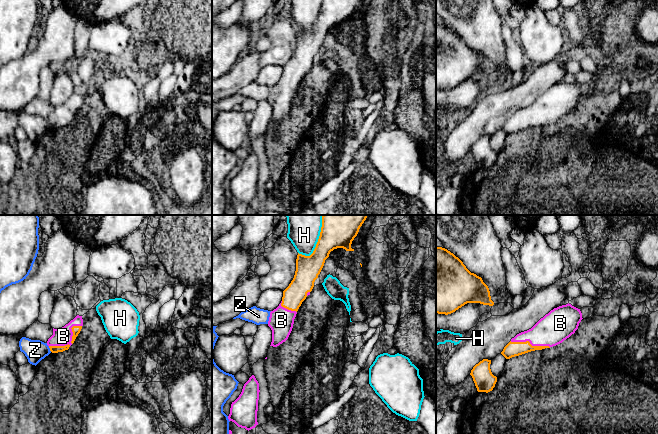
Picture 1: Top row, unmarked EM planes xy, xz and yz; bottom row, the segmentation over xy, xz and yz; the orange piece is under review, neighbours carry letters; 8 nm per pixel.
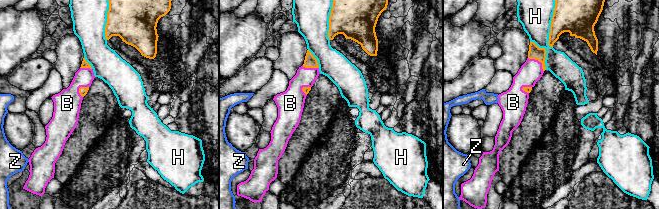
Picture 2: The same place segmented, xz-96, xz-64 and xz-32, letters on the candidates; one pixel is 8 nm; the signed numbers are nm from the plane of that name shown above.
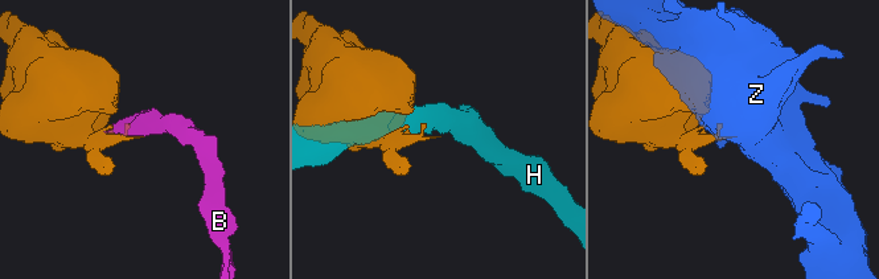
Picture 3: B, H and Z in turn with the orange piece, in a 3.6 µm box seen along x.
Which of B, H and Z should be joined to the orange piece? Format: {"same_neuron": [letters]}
{"same_neuron": ["B"]}

